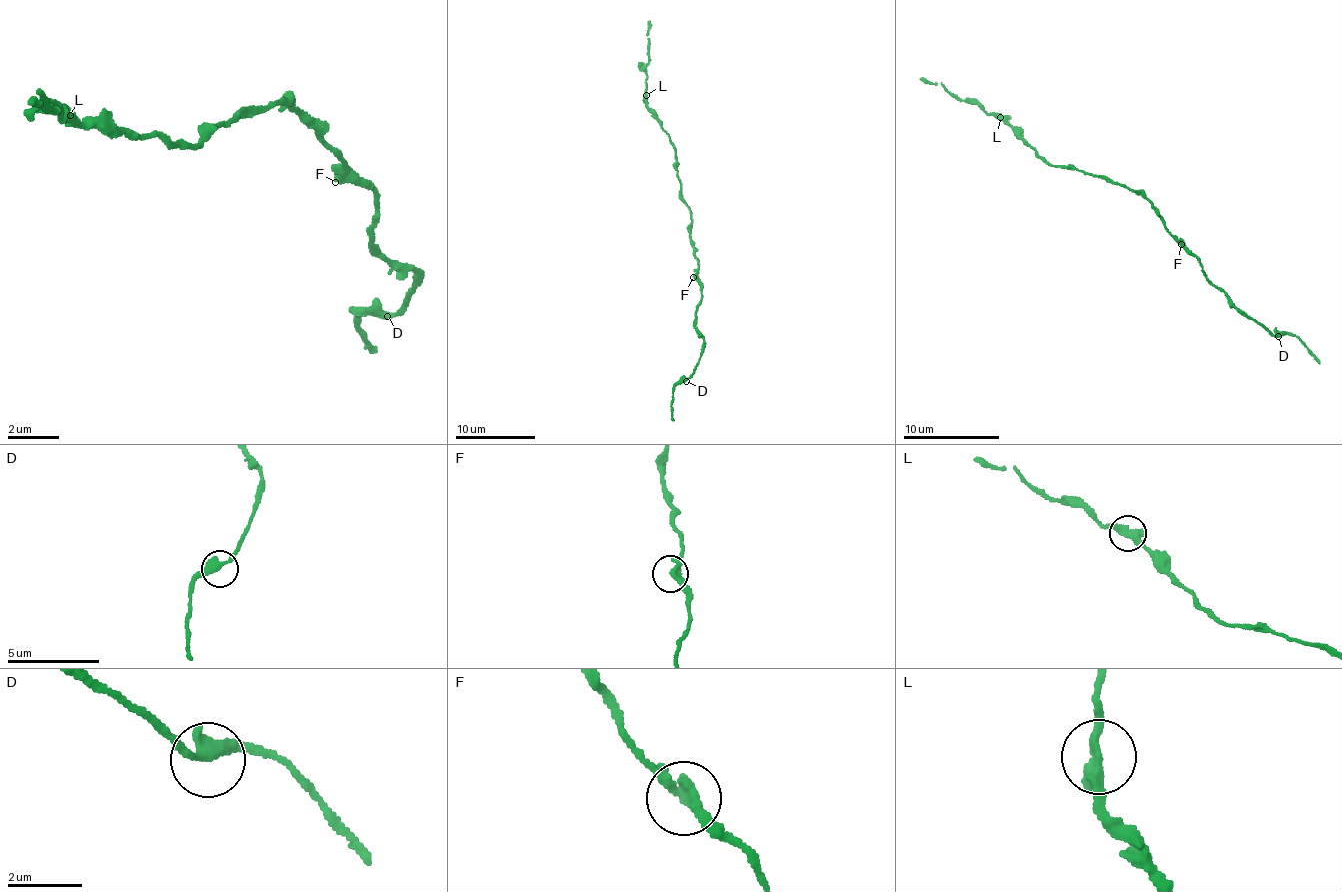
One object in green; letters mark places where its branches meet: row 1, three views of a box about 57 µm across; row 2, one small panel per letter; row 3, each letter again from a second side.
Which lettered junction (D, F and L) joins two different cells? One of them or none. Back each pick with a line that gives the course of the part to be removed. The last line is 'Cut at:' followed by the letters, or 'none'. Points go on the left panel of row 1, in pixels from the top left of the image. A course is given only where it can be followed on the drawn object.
Cut at: none

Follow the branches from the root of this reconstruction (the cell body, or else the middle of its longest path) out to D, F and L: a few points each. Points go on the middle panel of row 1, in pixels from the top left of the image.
D: (691, 228), (690, 241), (699, 266), (697, 280), (702, 293), (695, 328), (704, 343), (700, 361), (686, 381)
F: (691, 228), (690, 241), (699, 264), (693, 277)
L: (691, 228), (690, 207), (684, 201), (677, 175), (675, 148), (647, 104), (646, 95)

